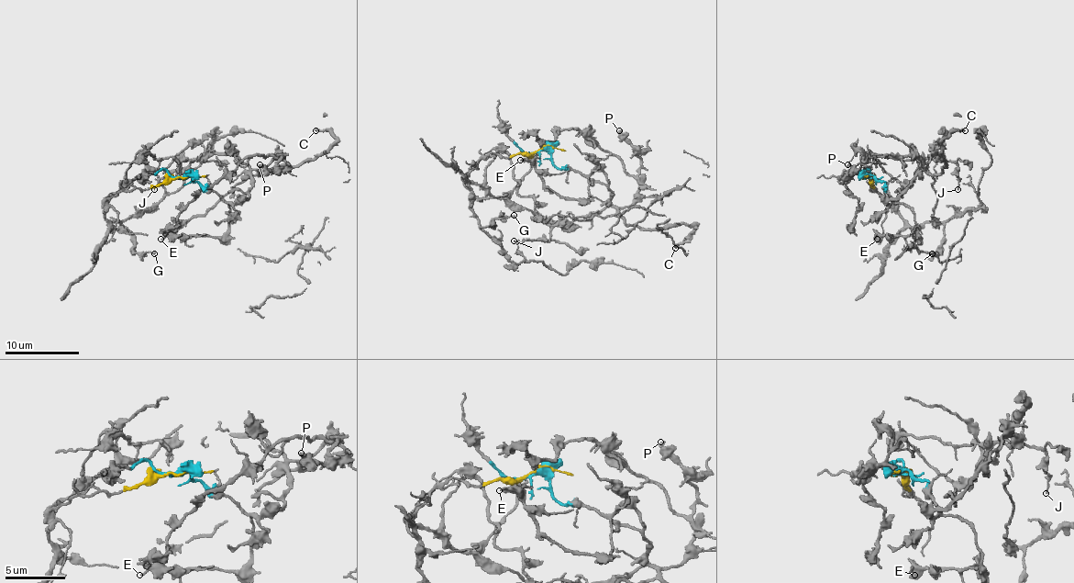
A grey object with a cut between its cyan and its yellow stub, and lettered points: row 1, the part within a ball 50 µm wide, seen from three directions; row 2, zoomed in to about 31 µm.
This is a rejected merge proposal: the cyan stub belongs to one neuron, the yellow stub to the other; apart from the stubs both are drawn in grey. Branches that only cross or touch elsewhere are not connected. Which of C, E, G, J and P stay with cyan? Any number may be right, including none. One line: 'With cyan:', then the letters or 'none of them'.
With cyan: C, E, J, P

